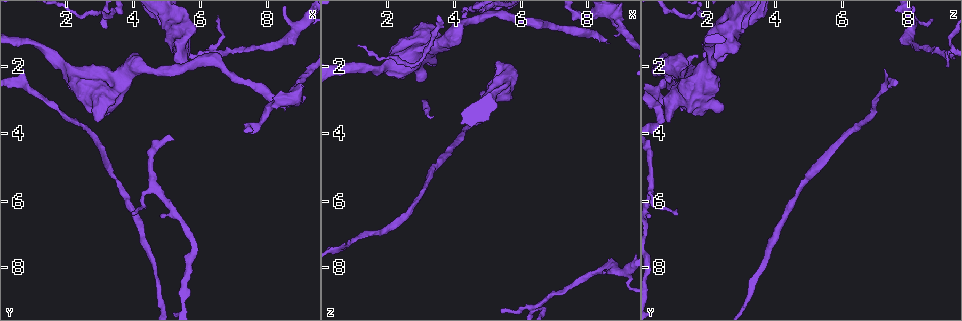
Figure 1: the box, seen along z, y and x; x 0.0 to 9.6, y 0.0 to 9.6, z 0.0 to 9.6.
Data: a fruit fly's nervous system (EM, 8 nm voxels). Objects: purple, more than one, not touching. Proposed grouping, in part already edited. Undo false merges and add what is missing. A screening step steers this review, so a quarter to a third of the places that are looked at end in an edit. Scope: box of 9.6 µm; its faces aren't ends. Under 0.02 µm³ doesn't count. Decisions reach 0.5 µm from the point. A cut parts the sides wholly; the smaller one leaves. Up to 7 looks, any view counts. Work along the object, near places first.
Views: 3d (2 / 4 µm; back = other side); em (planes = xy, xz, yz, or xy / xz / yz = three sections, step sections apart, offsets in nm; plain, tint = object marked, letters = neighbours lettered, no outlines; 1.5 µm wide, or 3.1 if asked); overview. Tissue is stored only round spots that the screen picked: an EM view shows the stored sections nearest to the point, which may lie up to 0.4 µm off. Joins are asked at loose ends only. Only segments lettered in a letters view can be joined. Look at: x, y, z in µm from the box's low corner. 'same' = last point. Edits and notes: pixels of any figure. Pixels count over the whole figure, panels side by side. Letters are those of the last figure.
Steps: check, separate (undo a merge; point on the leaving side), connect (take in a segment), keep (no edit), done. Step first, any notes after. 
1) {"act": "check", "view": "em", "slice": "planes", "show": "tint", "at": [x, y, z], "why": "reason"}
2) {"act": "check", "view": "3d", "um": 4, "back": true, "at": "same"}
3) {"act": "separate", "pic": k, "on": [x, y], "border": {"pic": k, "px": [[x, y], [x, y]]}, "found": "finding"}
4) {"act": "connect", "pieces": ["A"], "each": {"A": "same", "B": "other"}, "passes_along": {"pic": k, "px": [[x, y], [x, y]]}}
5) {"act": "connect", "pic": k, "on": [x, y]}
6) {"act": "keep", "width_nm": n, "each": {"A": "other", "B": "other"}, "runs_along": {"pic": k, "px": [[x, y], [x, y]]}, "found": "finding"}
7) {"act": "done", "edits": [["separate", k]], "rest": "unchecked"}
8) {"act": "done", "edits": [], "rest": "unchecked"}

{"act": "check", "view": "em", "slice": "planes", "show": "letters", "at": [0.65, 2.10, 7.30], "why": "an open end"}

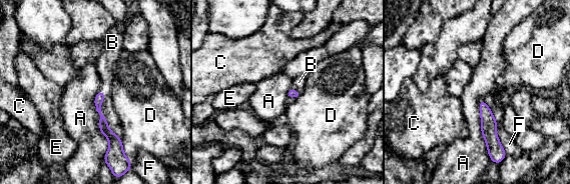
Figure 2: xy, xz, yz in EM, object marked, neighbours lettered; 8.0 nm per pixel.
{"act": "connect", "pieces": ["B"], "longest_contact_nm": ["A", 600], "each": {"A": "other", "B": "same", "C": "other", "D": "other", "E": "other", "F": "other"}, "passes_along": {"pic": 2, "px": [[114, 142], [101, 114], [107, 109]]}, "found": "the neuron continues"}

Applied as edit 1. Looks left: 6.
{"act": "check", "view": "overview", "why": "redraw"}

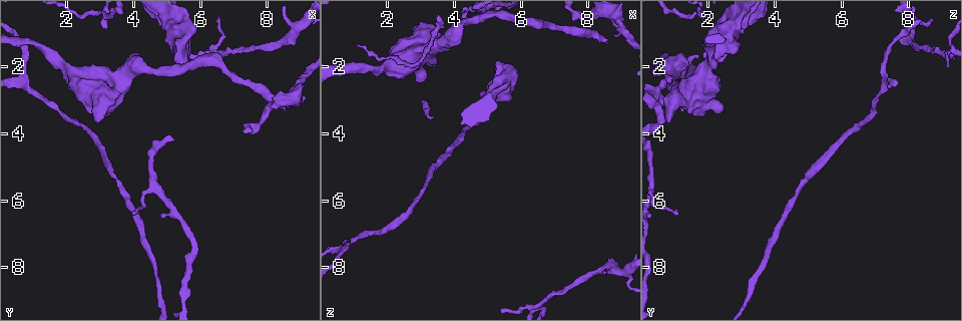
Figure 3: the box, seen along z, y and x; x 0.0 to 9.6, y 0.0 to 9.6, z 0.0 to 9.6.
{"act": "check", "view": "3d", "um": 4, "at": [9.10, 0.65, 8.15], "why": "thick turns thin"}

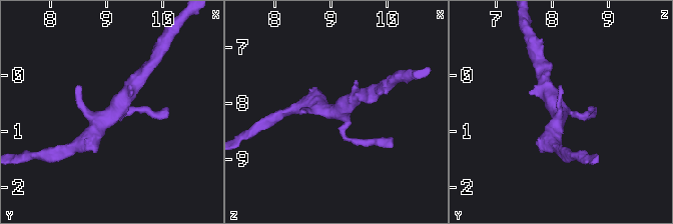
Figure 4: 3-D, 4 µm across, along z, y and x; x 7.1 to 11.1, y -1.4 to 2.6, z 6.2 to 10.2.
{"act": "check", "view": "em", "slice": "xy", "step": 4, "show": "letters", "at": [9.15, 0.60, 8.15]}

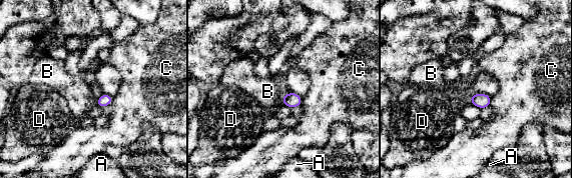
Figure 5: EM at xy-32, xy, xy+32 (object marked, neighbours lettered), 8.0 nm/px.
{"act": "keep", "each": {"A": "other", "B": "other", "C": "other", "D": "other"}, "border": {"pic": 5, "px": [[283, 94], [281, 103]]}, "found": "all the same neuron"}

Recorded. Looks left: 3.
{"act": "check", "view": "3d", "um": 2, "back": true, "at": [8.50, 3.30, 1.20], "why": "branch stops here"}

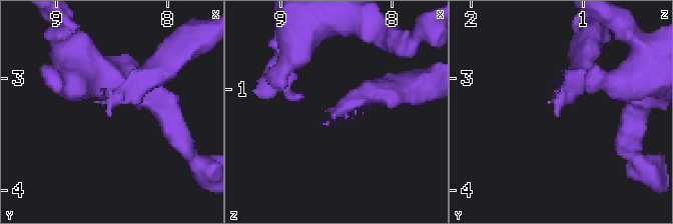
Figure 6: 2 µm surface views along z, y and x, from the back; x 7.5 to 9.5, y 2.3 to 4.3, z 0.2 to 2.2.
{"act": "check", "view": "em", "slice": "xz", "step": 4, "show": "tint", "at": [8.52, 3.34, 1.22]}

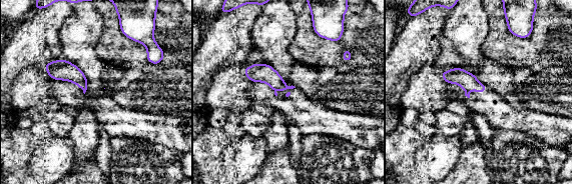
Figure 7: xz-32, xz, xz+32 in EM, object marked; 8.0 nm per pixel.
{"act": "check", "view": "em", "slice": "planes", "show": "letters", "at": "same", "why": "cut it another way"}

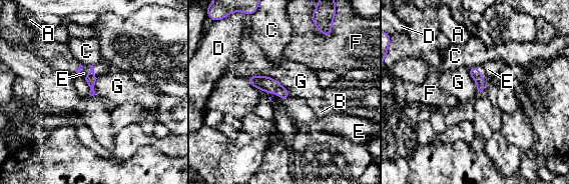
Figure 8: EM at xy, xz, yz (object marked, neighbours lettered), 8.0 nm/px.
{"act": "connect", "pieces": ["E"], "each": {"A": "other", "B": "other", "C": "other", "D": "other", "E": "same", "F": "other", "G": "other"}, "passes_along": {"pic": 8, "px": [[267, 84], [279, 96], [303, 116]]}, "found": "the neuron continues"}

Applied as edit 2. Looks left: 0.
{"act": "done", "edits": [["connect", 2], ["connect", 8]], "rest": "unchecked"}

